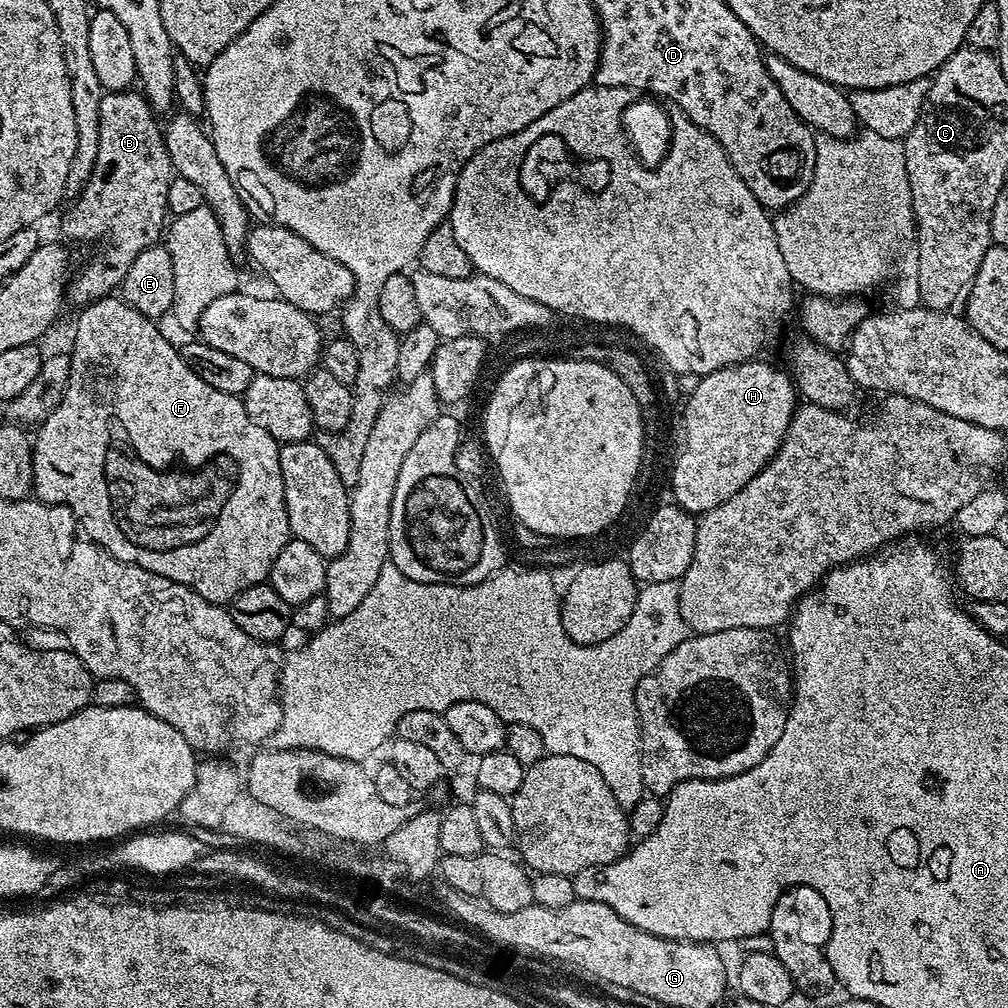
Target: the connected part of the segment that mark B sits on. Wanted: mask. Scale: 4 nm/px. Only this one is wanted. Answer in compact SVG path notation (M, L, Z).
M105 91L98 110L98 162L87 186L75 197L72 208L62 222L65 236L74 240L96 240L104 237L106 232L112 232L100 256L94 257L77 276L75 273L66 285L67 299L73 300L77 309L87 307L98 297L113 295L126 278L126 270L130 270L134 258L163 237L168 216L166 195L169 194L169 183L174 173L161 121L156 120L159 120L157 113L152 111L148 99L139 91Z

